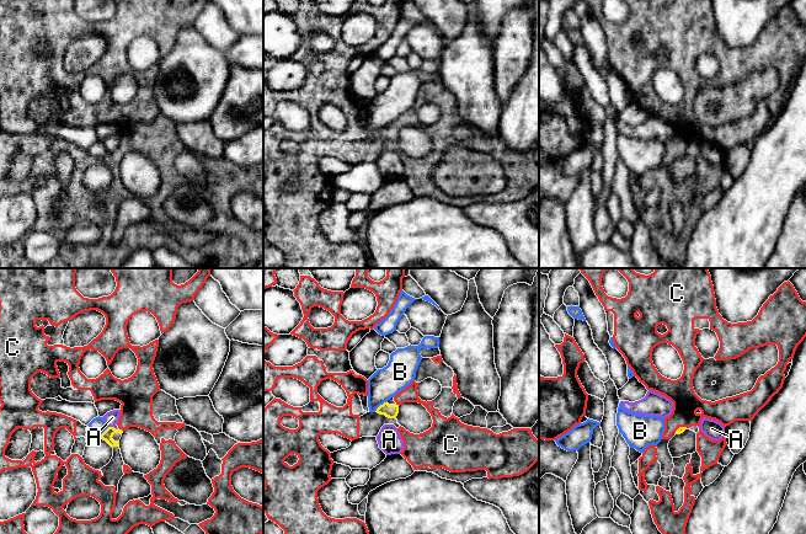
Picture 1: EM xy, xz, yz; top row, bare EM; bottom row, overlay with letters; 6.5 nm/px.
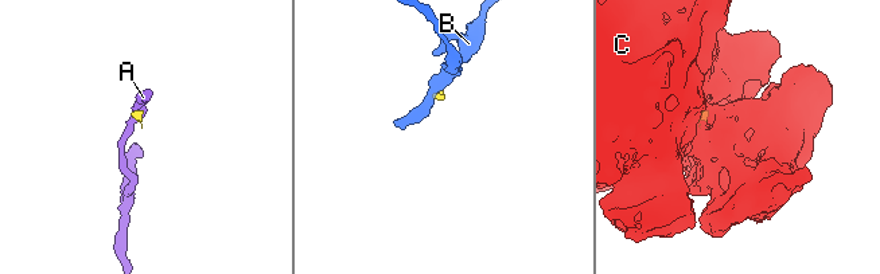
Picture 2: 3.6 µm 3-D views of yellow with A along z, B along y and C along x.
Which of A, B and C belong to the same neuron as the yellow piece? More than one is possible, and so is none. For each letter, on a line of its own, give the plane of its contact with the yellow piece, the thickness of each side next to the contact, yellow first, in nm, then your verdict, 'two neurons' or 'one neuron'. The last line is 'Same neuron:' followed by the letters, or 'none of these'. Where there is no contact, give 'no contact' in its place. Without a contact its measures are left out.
A: xy | 70/90 nm | two neurons
B: xz | 90/200 nm | two neurons
C: xy | 70/220 nm | one neuron
Same neuron: C

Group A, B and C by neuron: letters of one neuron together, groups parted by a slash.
A / B / C

